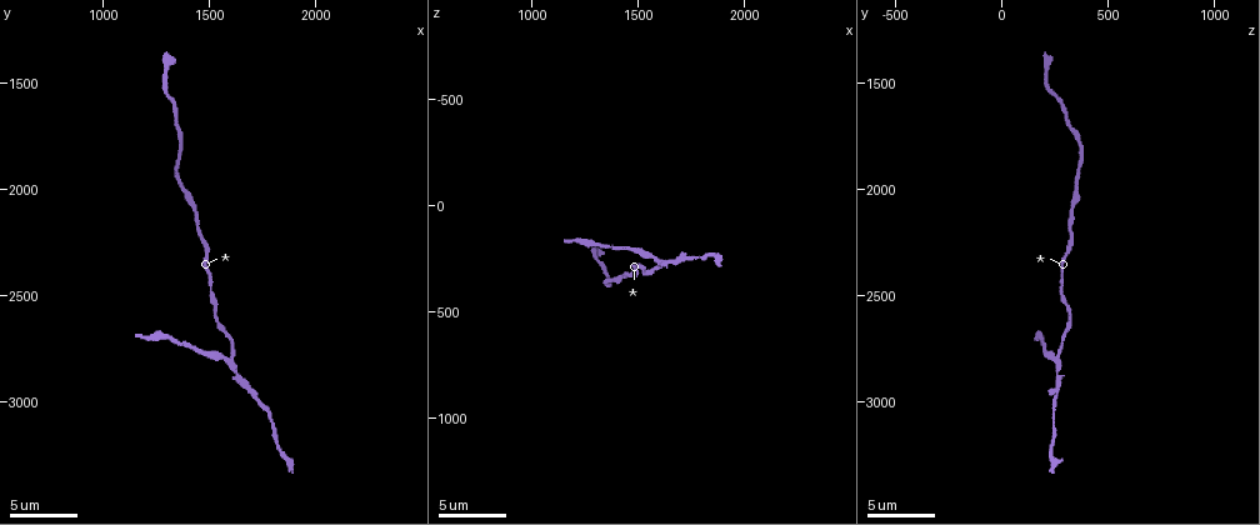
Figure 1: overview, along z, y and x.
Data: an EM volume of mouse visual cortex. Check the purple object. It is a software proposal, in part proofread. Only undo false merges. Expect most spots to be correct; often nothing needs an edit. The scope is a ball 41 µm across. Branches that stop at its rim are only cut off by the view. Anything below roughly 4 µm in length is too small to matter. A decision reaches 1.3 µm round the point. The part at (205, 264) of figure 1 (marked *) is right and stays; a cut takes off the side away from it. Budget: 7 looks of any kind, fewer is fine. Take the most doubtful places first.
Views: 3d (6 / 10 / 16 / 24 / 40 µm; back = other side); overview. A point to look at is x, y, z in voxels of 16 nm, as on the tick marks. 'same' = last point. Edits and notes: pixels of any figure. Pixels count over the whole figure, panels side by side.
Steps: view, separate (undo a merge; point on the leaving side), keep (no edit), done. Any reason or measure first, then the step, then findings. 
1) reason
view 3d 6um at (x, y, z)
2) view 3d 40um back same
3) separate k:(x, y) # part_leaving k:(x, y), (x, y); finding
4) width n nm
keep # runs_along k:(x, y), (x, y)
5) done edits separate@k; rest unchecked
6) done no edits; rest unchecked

arms part here
view 3d 16um at (1580, 2820, 270)

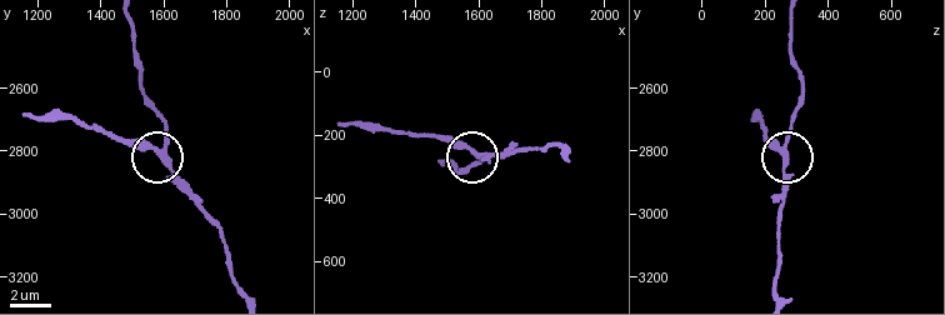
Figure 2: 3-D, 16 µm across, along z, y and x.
zoom in
view 3d 6um at (1580, 2820, 260)

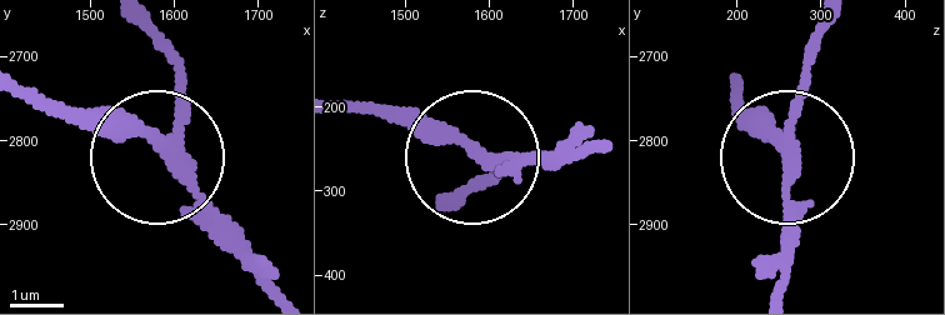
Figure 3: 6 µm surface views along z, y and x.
side_arm 8 um
separate 3:(81, 129) # part_leaving 3:(148, 134), (31, 98); two cells meet here

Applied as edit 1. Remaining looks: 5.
see it whole again
view overview

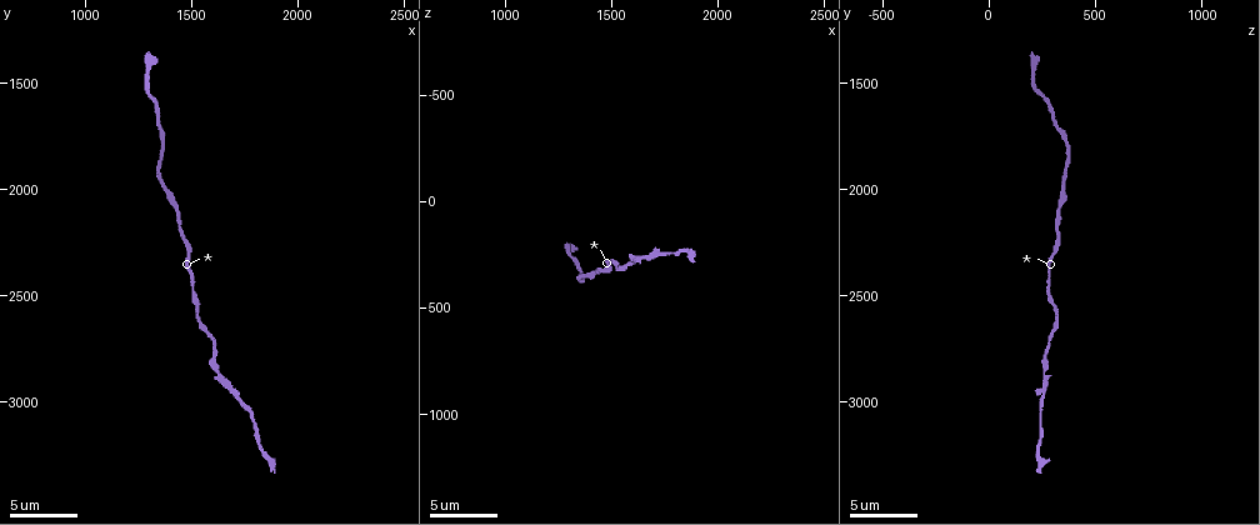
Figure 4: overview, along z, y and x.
calibre changes
view 3d 16um at (1360, 1980, 350)

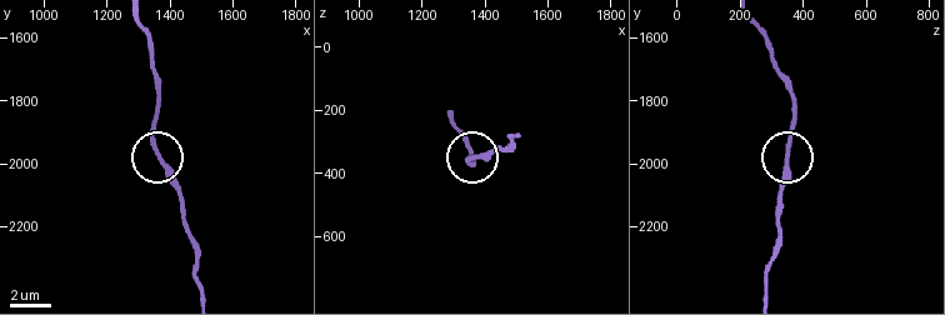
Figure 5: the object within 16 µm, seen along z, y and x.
width 250 nm
keep # runs_along 5:(766, 271), (776, 239), (776, 203), (795, 109); one cell here

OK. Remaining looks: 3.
sudden change in width
view 3d 6um at (1510, 2440, 270)

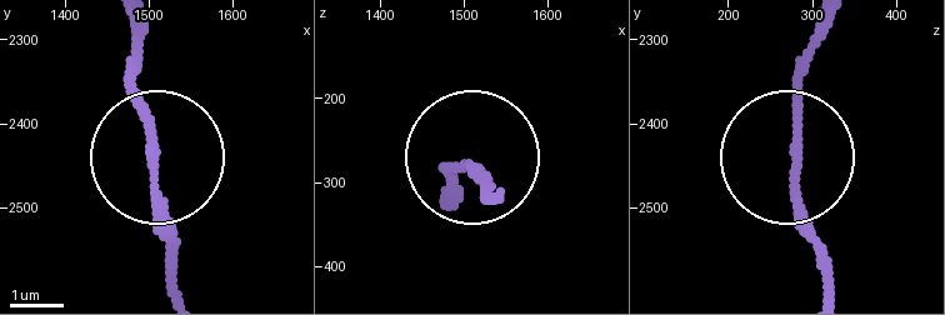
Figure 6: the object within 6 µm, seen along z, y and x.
keep # runs_along 6:(130, 86), (158, 163), (170, 283); continuous, no second cell

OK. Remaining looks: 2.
done edits separate@3; rest unchecked

